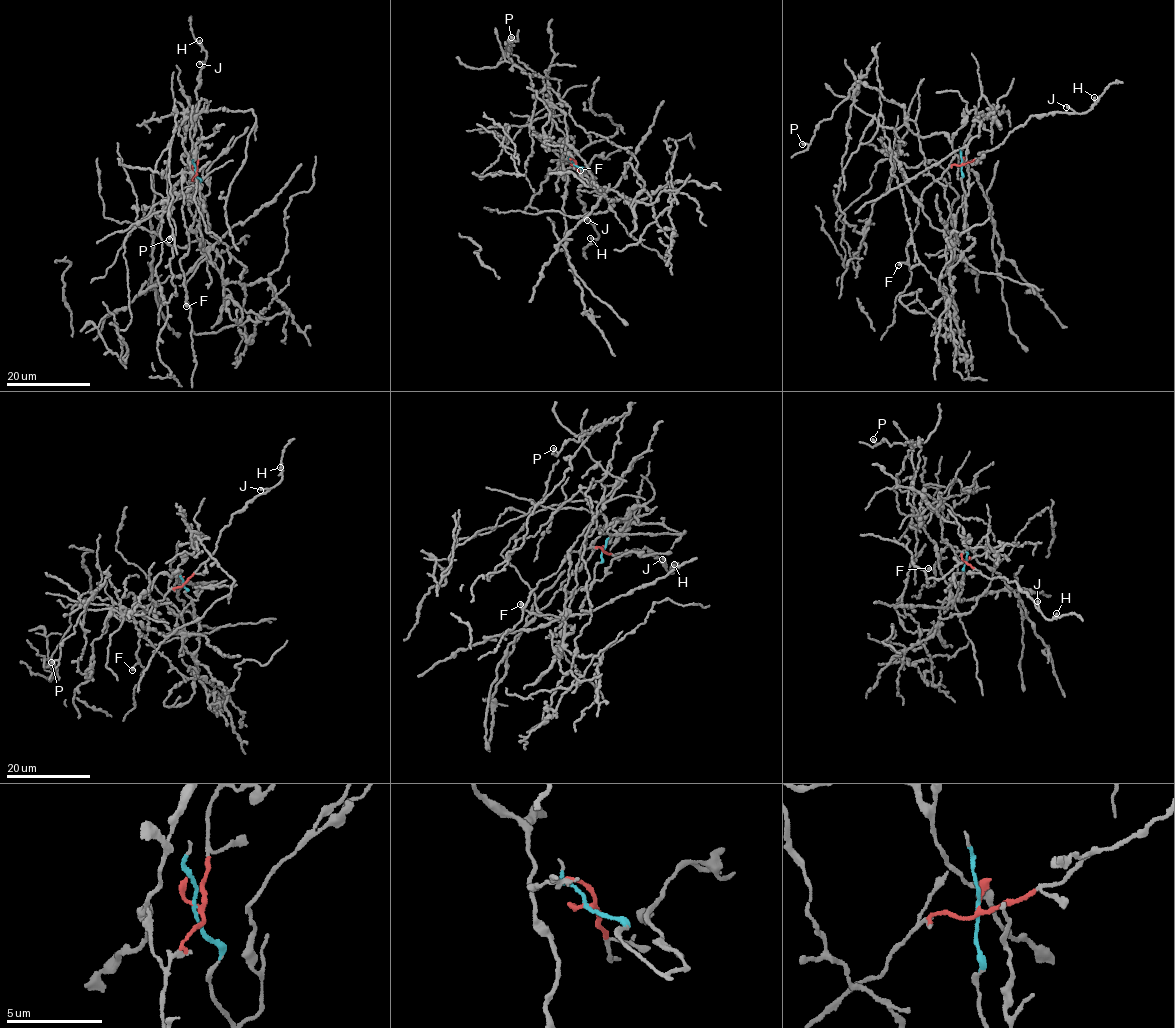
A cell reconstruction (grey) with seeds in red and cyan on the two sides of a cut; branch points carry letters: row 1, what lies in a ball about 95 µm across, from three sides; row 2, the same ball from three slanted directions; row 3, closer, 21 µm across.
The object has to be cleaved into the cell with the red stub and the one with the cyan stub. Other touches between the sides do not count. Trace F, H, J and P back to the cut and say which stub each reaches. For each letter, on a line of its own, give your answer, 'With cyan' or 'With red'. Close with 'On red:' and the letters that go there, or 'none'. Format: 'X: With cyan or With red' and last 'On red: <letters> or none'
F: With red
H: With red
J: With red
P: With cyan
On red: F, H, J

